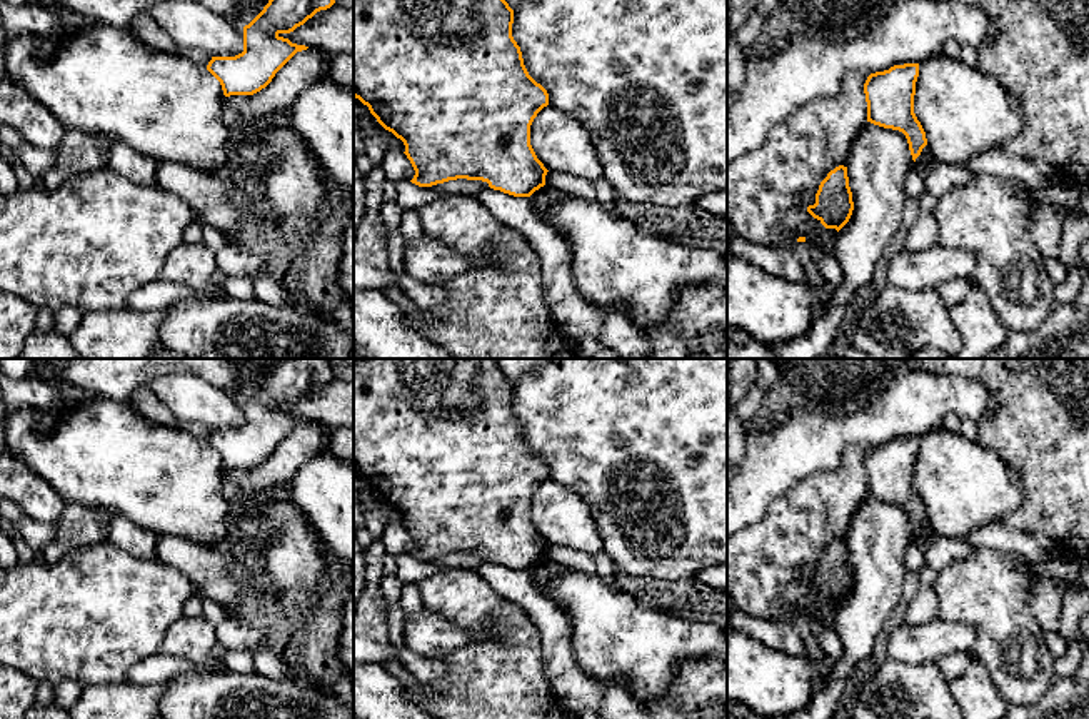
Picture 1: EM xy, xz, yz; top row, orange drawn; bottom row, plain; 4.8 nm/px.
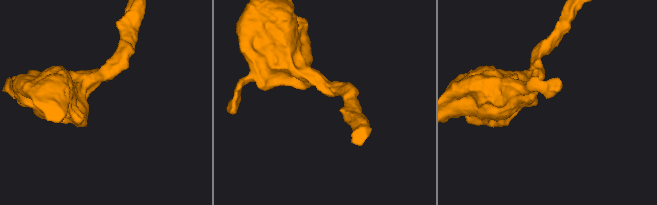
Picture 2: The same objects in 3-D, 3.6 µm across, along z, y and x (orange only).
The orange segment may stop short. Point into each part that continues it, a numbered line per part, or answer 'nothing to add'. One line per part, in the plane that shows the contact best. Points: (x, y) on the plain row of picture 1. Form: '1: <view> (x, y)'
nothing to add

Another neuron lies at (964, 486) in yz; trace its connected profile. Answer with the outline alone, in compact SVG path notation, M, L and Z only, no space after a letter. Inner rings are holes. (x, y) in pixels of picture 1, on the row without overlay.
M942 427L919 437L914 487L926 505L932 532L951 539L967 539L972 530L999 522L1024 502L1021 480L997 454Z

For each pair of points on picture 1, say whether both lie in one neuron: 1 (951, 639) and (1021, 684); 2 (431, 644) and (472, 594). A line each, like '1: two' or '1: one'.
1: two
2: two

